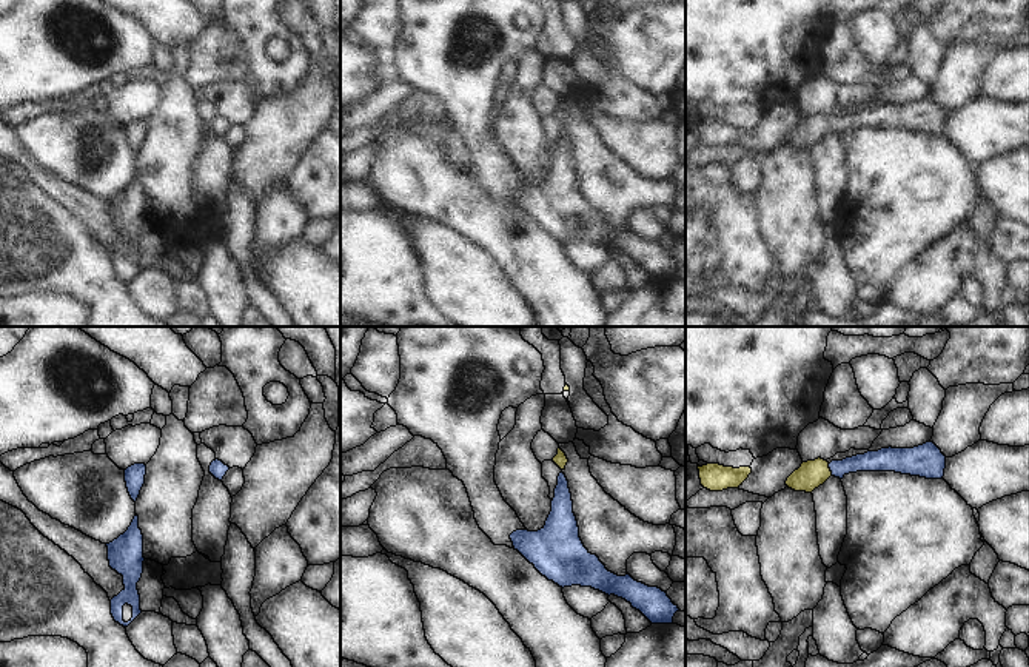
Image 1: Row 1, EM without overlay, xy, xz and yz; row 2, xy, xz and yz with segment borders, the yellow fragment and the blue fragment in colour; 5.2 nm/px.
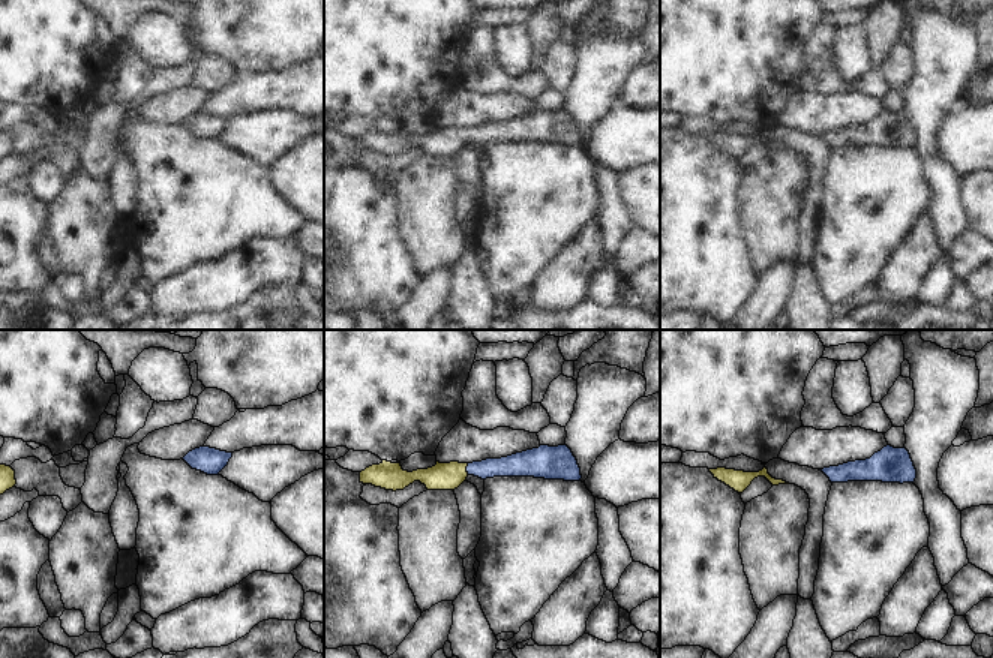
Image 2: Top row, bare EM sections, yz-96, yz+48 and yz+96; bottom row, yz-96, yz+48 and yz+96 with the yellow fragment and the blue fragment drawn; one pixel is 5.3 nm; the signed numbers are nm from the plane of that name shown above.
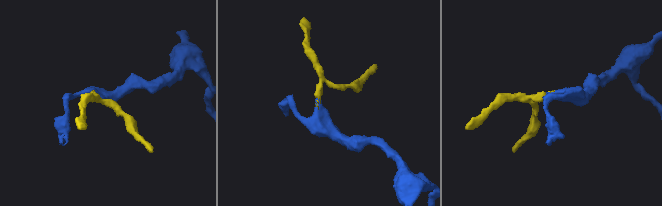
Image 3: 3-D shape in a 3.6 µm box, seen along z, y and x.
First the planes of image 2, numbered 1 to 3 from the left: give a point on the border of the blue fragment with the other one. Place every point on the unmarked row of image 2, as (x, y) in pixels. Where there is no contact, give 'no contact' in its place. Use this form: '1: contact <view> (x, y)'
1: no contact
2: contact yz+48 (465, 134)
3: no contact

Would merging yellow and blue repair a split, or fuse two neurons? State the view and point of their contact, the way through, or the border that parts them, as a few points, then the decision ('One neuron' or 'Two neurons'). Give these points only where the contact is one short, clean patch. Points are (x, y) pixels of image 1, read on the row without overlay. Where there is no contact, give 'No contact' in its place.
Touches yellow at yz (829, 125). Path across: yz (811, 130), (829, 125), (872, 116). One neuron

